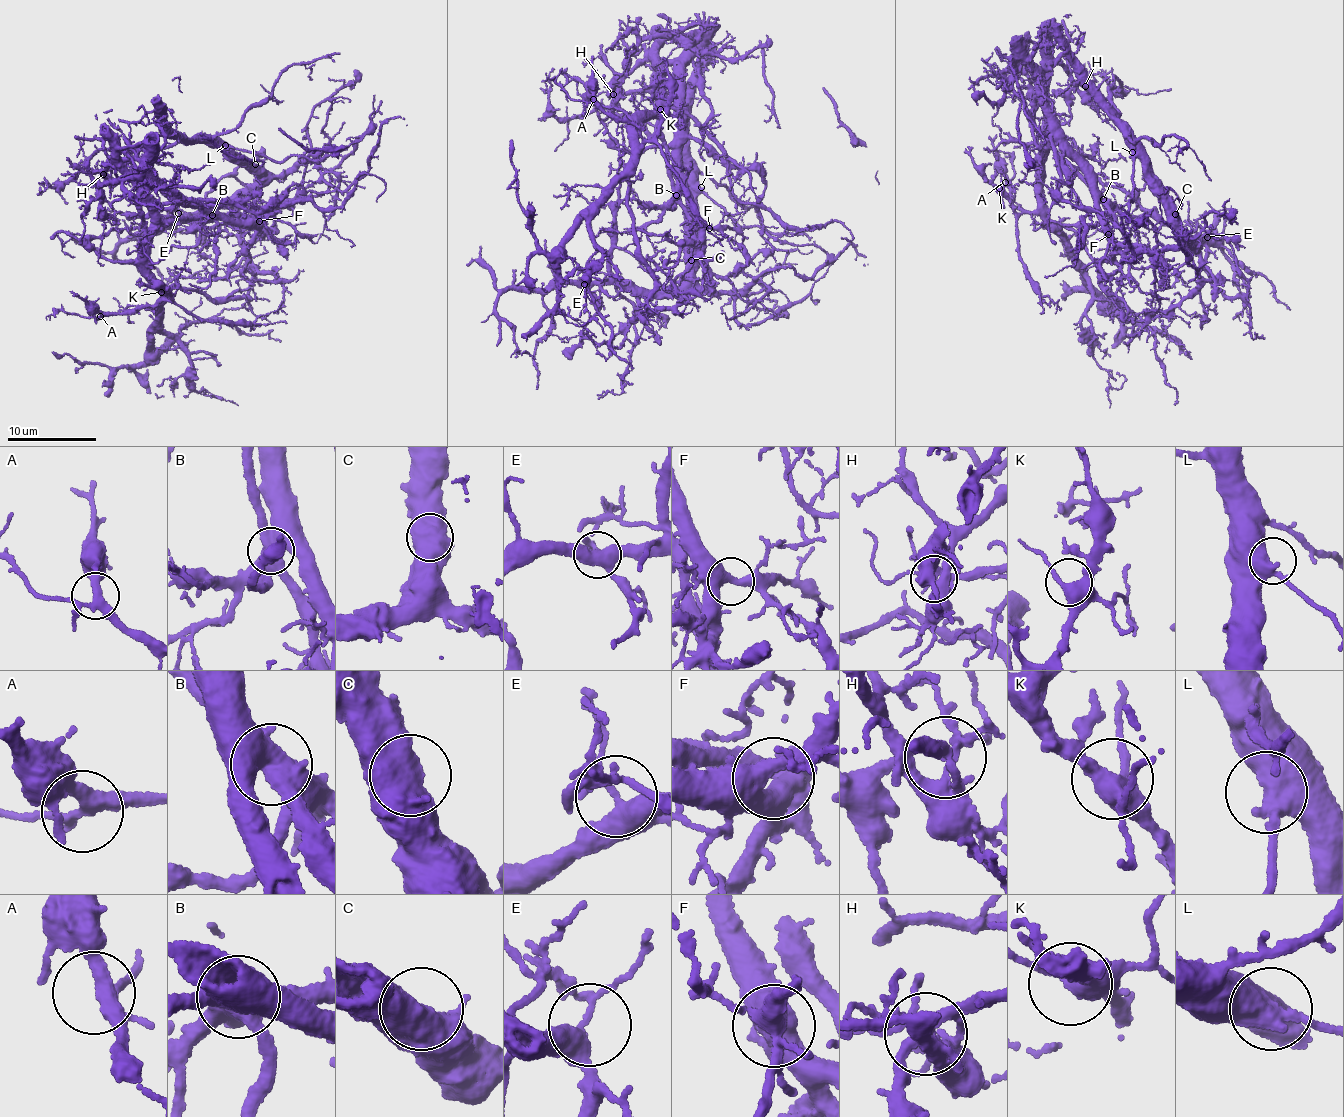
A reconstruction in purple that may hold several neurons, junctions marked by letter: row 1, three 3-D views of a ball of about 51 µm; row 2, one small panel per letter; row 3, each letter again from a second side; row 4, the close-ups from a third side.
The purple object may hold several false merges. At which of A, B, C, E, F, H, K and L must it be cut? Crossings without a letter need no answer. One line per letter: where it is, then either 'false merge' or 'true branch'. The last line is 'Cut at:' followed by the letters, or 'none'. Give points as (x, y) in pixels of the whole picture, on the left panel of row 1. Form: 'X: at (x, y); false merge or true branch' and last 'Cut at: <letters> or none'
A: at (100, 316); true branch
B: at (212, 215); false merge
C: at (255, 164); true branch
E: at (178, 213); true branch
F: at (259, 221); true branch
H: at (103, 174); false merge
K: at (161, 292); true branch
L: at (225, 145); true branch
Cut at: B, H

